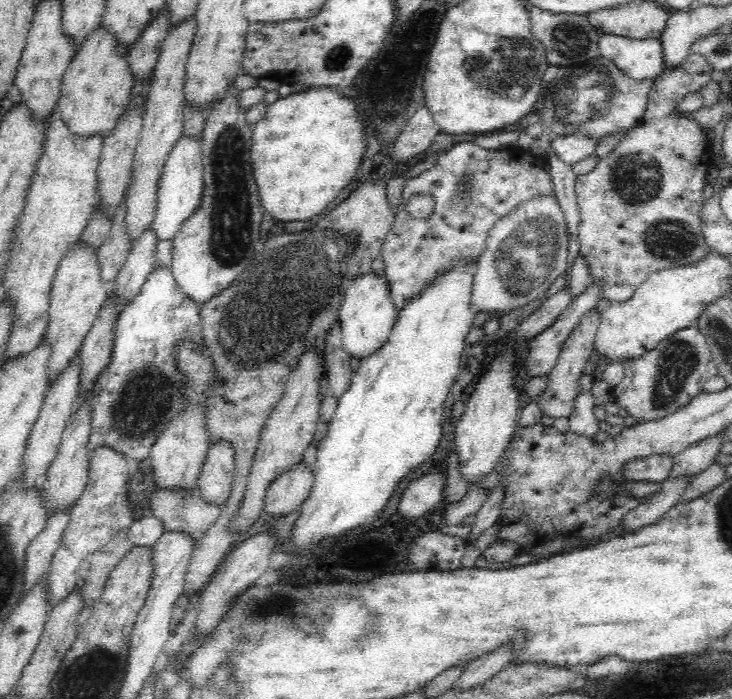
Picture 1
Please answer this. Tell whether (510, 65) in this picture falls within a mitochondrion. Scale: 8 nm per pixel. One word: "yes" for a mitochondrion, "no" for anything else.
yes

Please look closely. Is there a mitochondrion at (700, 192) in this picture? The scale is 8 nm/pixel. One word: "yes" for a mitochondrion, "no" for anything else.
no

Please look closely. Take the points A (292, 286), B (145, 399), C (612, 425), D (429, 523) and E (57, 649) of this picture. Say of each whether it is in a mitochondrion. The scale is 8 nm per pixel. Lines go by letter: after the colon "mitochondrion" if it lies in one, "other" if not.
A: mitochondrion
B: mitochondrion
C: other
D: other
E: mitochondrion

